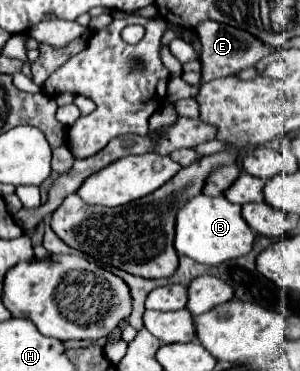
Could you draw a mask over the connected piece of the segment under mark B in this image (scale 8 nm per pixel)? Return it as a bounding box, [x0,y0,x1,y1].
[174,196,258,266]

